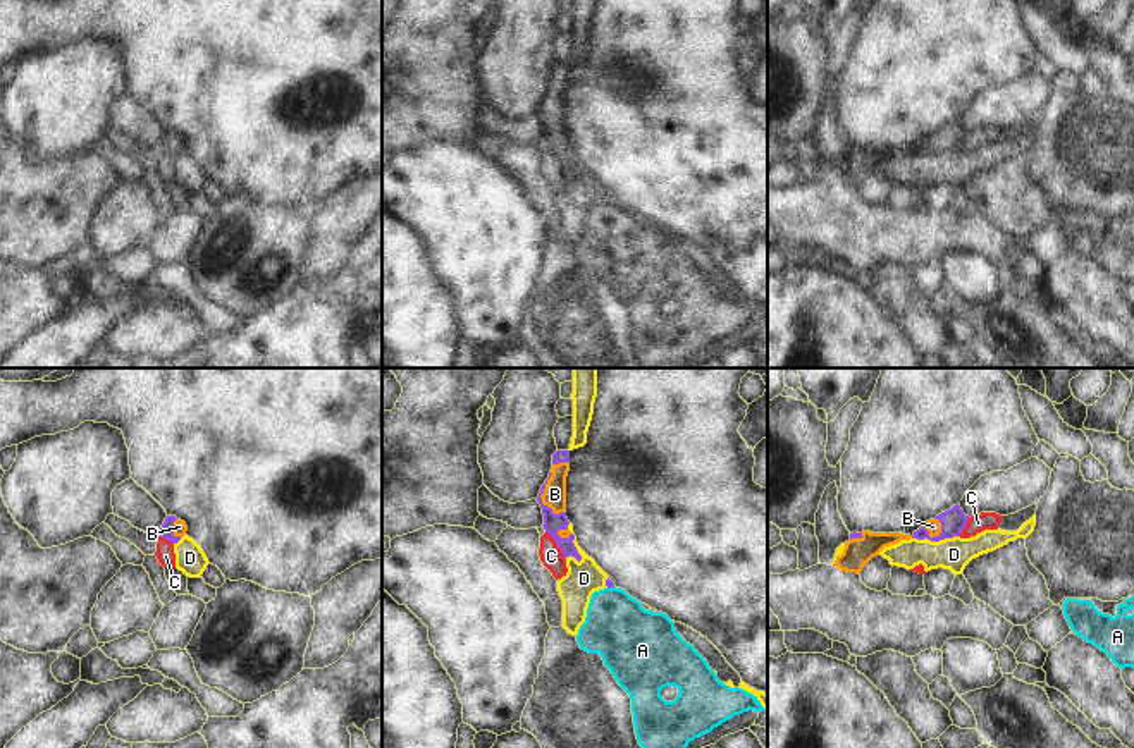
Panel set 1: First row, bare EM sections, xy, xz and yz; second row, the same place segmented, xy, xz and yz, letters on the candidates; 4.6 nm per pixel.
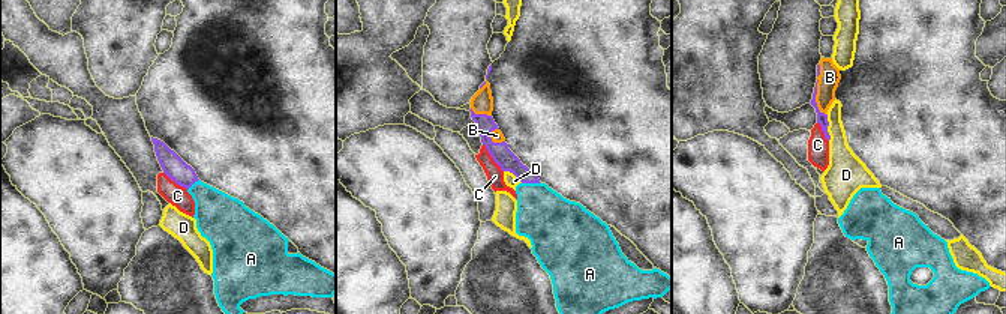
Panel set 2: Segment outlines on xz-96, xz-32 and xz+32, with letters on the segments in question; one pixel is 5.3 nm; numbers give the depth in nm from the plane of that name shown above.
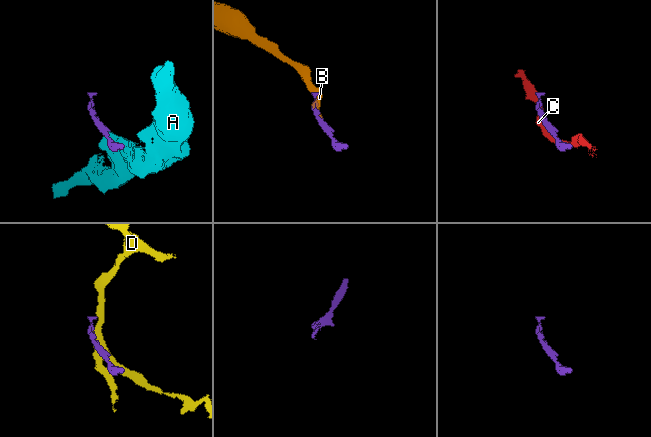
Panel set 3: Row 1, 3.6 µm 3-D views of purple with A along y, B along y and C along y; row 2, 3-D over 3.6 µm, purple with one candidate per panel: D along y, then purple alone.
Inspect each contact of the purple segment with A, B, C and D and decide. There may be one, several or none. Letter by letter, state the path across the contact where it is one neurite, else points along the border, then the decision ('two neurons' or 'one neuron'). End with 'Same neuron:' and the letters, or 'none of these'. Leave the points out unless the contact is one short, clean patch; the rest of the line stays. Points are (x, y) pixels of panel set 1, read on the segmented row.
A: along xz (613, 585), (608, 588) | two neurons
B: one neuron
C: two neurons
D: along yz (957, 535), (938, 540), (912, 539) | two neurons
Same neuron: B

